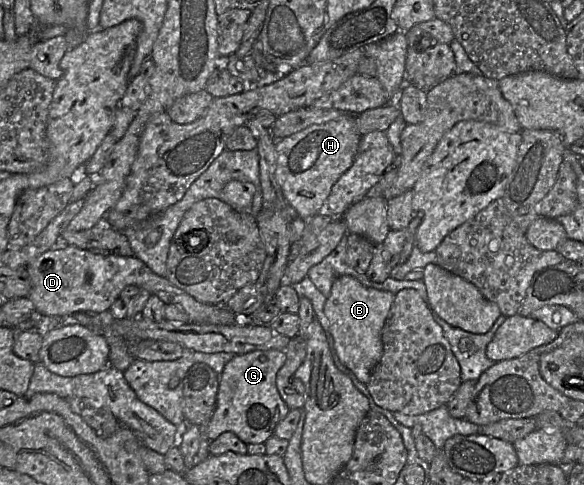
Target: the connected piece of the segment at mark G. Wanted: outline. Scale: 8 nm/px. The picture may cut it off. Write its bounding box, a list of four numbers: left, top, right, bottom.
[205,350,290,444]

